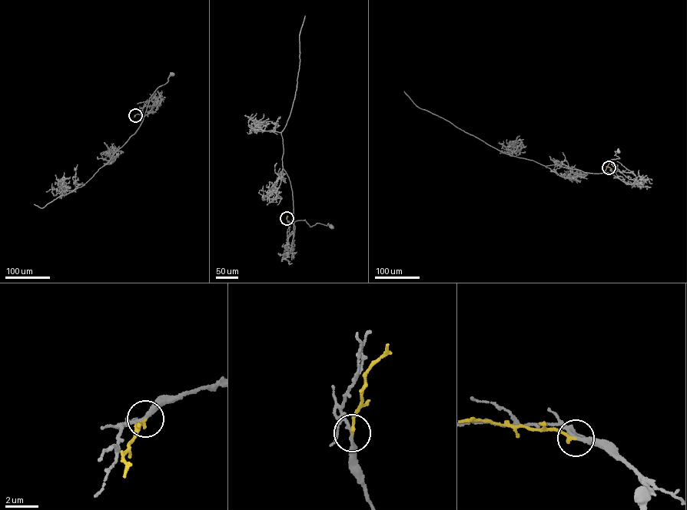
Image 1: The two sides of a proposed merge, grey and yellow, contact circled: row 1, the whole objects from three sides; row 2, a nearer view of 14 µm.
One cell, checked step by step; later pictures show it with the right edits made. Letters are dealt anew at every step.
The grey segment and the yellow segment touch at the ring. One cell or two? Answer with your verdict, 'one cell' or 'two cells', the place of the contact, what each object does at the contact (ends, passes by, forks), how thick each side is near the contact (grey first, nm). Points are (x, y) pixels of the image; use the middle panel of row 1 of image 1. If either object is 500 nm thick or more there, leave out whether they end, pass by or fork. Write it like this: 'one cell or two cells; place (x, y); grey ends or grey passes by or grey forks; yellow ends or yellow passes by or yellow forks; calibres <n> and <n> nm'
one cell; place (287, 218); grey forks; yellow ends; calibres 150 and 190 nm

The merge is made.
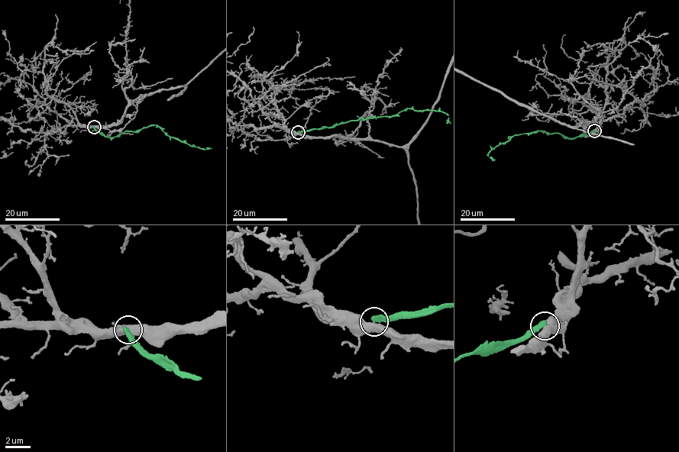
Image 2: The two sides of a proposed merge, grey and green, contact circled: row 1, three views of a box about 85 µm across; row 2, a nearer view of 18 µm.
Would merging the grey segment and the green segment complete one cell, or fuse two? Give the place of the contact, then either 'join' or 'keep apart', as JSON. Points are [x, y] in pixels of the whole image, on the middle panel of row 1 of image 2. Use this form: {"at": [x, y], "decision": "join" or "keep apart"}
{"at": [298, 132], "decision": "keep apart"}

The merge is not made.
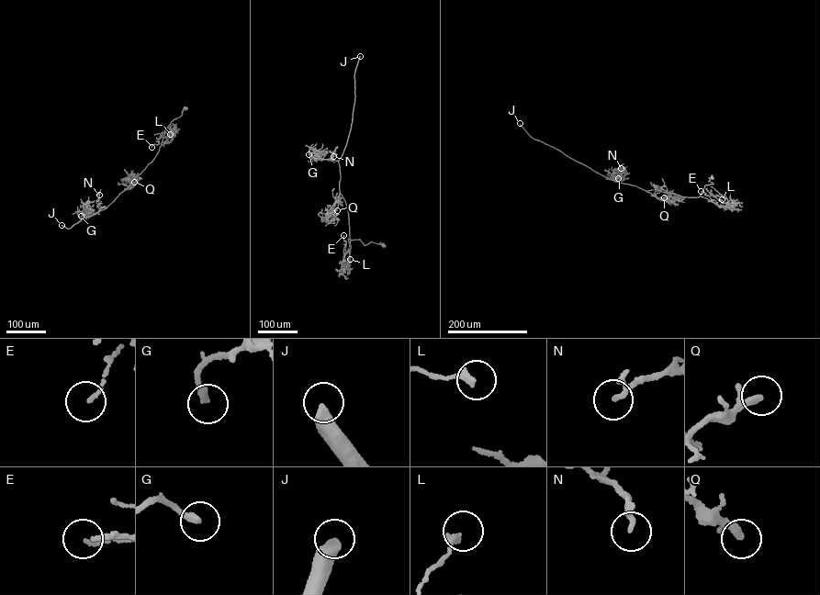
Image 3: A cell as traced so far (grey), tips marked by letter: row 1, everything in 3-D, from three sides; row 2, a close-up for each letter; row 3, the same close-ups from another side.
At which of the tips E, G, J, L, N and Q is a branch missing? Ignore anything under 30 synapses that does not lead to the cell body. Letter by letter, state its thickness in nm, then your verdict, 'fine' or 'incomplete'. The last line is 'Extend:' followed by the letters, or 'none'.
E: 120 nm | fine
G: 240 nm | fine
J: 440 nm | incomplete
L: 240 nm | fine
N: 220 nm | fine
Q: 190 nm | incomplete
Extend: J, Q

